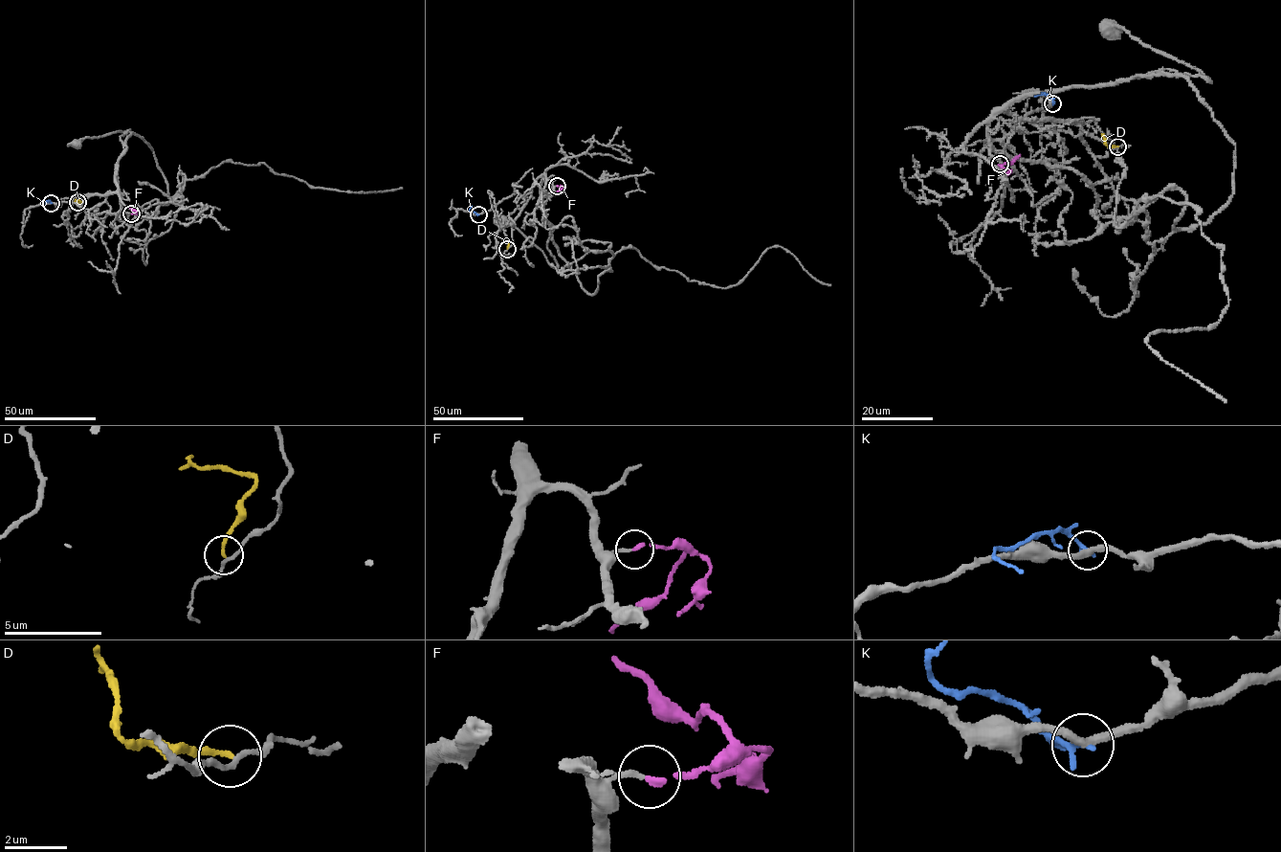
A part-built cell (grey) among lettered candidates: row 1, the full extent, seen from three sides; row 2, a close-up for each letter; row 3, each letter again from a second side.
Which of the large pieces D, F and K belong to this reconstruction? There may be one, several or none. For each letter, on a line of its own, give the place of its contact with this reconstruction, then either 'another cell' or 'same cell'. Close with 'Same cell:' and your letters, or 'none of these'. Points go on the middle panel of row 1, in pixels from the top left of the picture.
D: contact (507, 249); another cell
F: contact (557, 186); same cell
K: contact (478, 214); another cell
Same cell: F

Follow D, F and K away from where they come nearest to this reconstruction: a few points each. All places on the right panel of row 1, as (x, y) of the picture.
D: (1117, 146), (1106, 145), (1104, 136)
F: (1000, 164), (1013, 162), (1020, 154)
K: (1052, 102), (1050, 97), (1035, 96)

